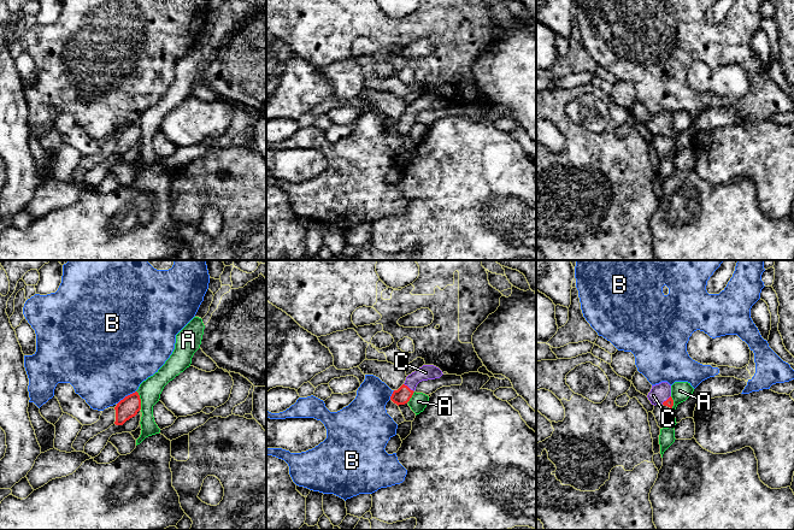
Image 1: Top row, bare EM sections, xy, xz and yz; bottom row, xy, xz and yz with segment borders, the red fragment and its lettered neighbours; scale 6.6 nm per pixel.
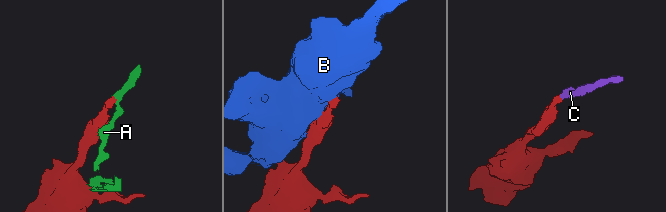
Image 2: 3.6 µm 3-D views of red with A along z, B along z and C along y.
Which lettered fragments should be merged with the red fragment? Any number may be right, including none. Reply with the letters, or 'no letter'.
C

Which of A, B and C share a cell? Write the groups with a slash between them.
A / B / C

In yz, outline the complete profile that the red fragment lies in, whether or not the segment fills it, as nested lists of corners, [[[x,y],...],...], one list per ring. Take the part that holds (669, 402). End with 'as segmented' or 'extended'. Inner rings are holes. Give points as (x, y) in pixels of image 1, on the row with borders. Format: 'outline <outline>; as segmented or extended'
outline [[[661,382],[659,384],[652,385],[647,398],[654,406],[664,405],[670,408],[674,406],[674,400],[671,398],[671,385],[667,382]]]; extended

